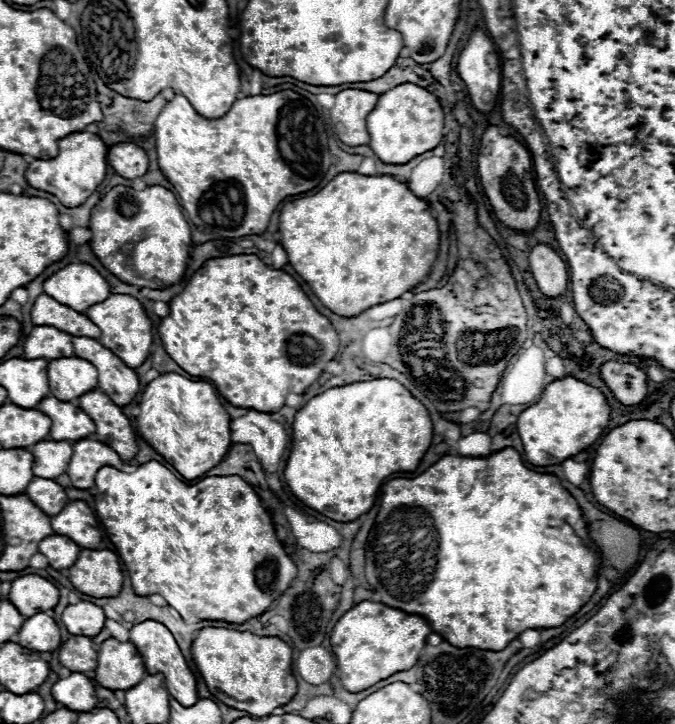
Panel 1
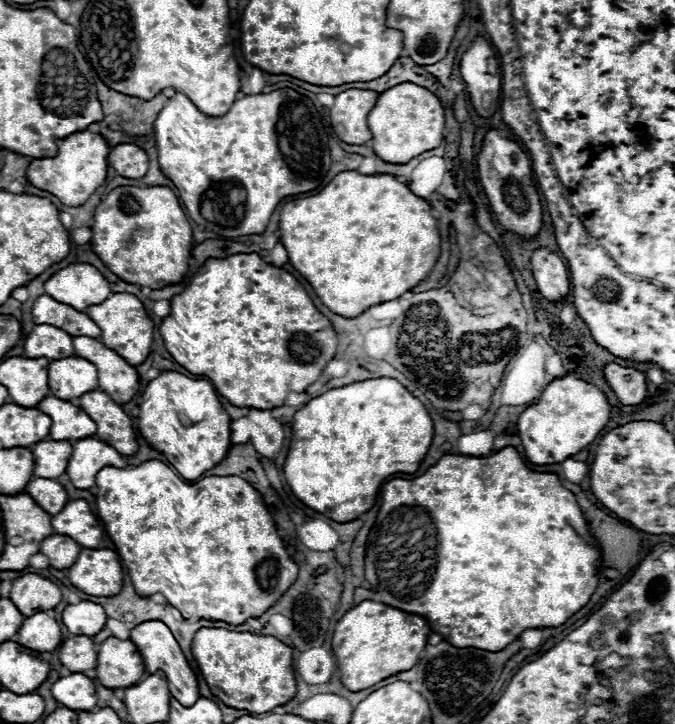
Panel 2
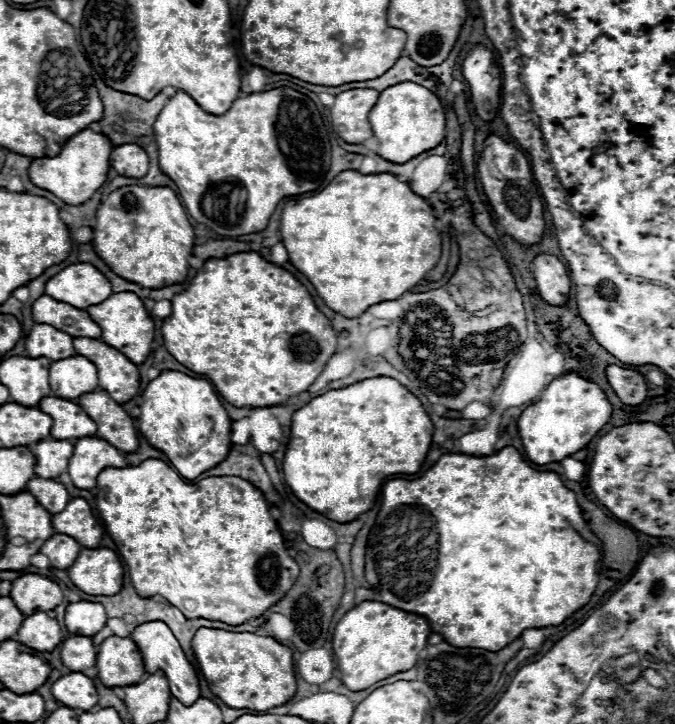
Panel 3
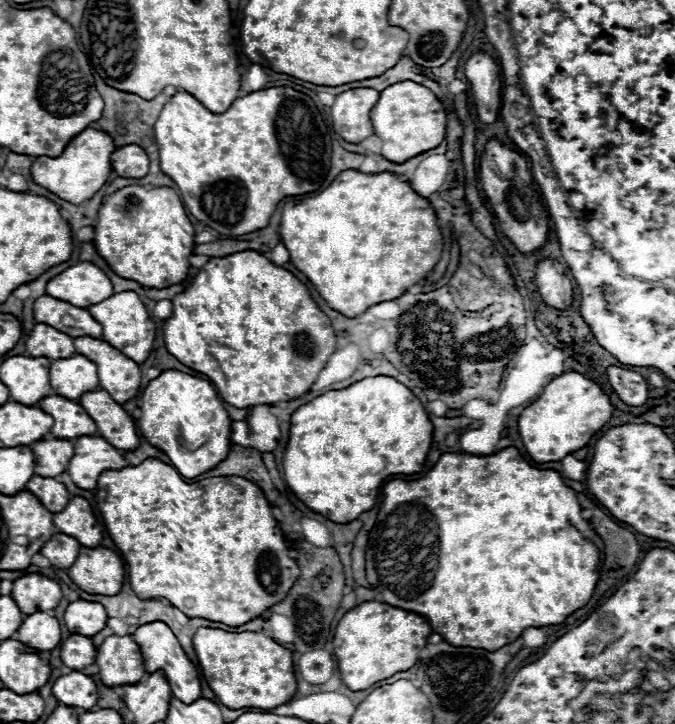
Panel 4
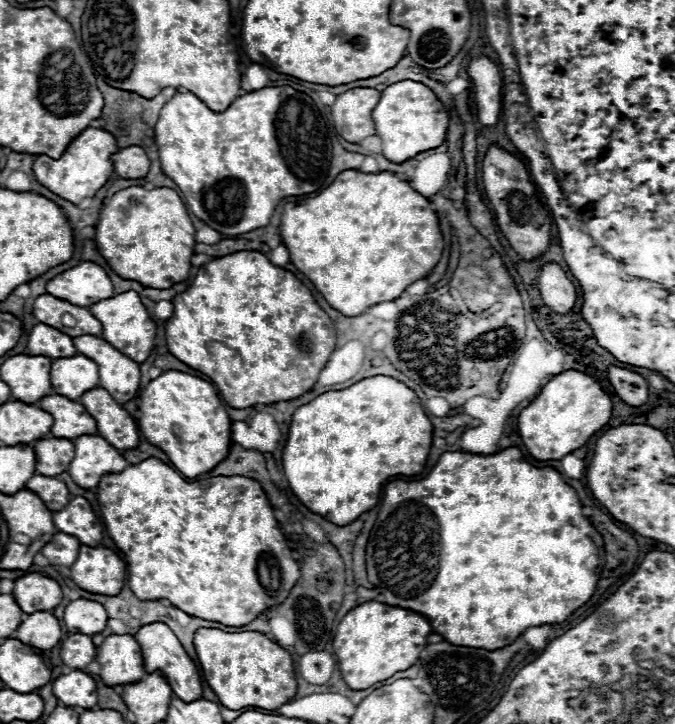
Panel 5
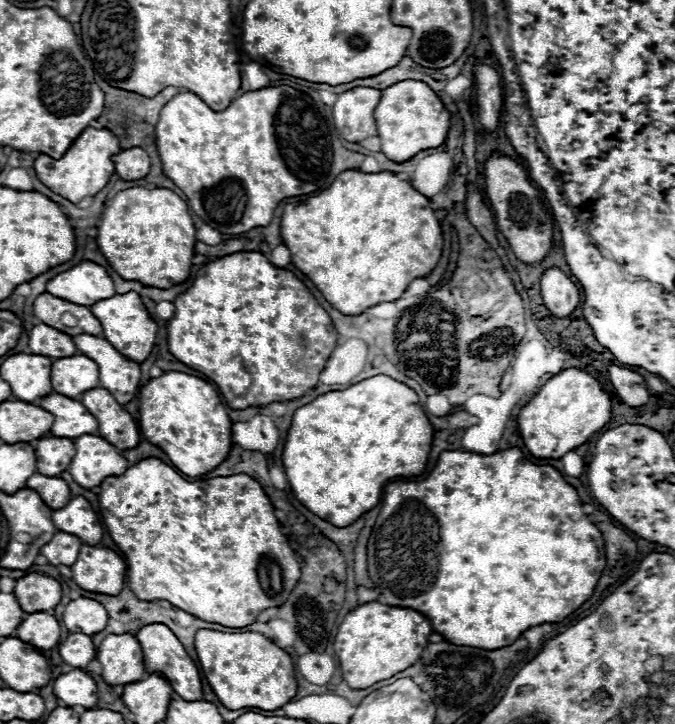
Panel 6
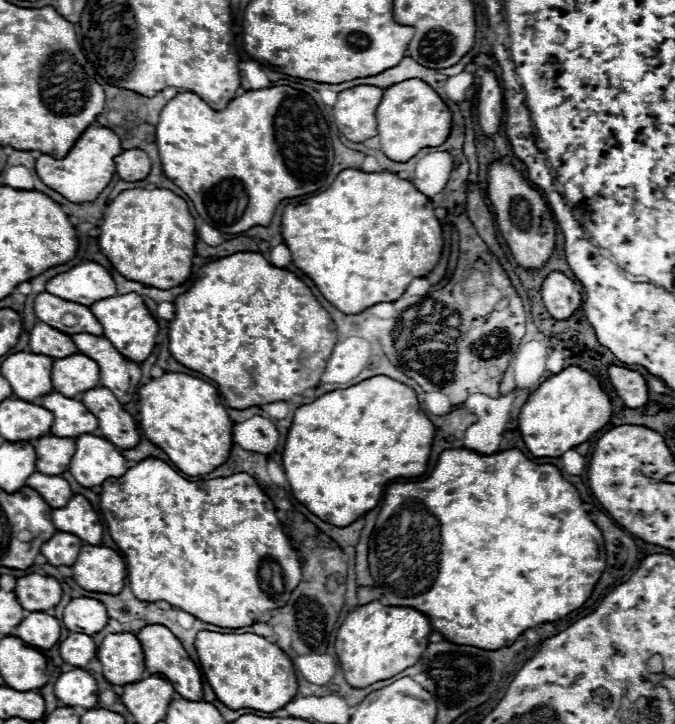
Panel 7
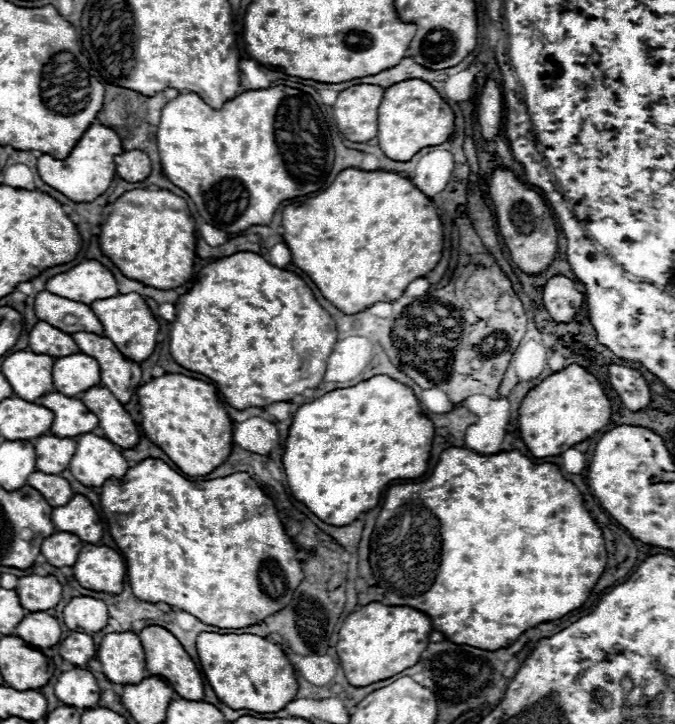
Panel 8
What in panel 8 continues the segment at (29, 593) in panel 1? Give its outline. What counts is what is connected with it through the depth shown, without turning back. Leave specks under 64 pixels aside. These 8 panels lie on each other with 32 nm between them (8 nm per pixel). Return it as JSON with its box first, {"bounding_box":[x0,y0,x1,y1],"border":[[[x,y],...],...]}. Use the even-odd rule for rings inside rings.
{"bounding_box":[16,574,62,612],"border":[[[30,574],[30,576],[18,578],[16,594],[20,598],[20,604],[26,610],[38,612],[38,610],[54,608],[60,602],[62,586],[54,576]]]}

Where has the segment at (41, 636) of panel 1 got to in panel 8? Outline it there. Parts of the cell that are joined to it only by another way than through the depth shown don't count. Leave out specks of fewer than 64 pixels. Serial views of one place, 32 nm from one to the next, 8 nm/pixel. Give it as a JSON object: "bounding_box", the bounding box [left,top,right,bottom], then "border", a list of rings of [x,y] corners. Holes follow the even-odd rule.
{"bounding_box":[14,612,60,648],"border":[[[28,612],[24,620],[14,628],[14,636],[20,636],[38,648],[50,648],[58,644],[60,632],[60,622],[46,612]]]}

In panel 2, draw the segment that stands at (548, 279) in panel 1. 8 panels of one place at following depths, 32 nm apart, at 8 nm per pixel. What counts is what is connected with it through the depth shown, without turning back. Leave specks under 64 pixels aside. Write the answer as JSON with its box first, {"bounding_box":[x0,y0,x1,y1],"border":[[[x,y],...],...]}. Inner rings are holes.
{"bounding_box":[530,248,570,302],"border":[[[544,248],[534,252],[534,256],[530,258],[530,264],[532,264],[532,274],[540,294],[550,302],[564,300],[570,290],[566,264],[556,254],[550,254]]]}

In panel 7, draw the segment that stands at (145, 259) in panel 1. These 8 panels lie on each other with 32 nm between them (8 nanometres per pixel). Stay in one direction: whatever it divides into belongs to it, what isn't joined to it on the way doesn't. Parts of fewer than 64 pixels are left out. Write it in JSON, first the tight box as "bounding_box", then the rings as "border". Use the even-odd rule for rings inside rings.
{"bounding_box":[98,188,196,290],"border":[[[164,188],[124,190],[118,198],[114,198],[108,204],[108,212],[104,214],[104,220],[100,224],[98,246],[100,246],[102,254],[112,262],[112,266],[124,278],[142,282],[142,284],[152,286],[152,288],[168,290],[168,288],[184,284],[192,274],[192,258],[196,256],[196,252],[194,252],[196,226],[194,226],[192,214],[188,210],[188,204],[180,196],[176,196],[174,192],[164,190]]]}

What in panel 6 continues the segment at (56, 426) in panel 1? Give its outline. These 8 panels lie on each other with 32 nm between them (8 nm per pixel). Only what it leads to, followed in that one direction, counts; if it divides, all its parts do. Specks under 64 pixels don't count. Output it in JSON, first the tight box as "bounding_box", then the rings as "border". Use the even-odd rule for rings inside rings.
{"bounding_box":[34,392,98,438],"border":[[[54,392],[38,398],[34,404],[52,412],[54,424],[50,434],[56,438],[78,438],[82,434],[94,434],[98,430],[96,418],[78,400]]]}

